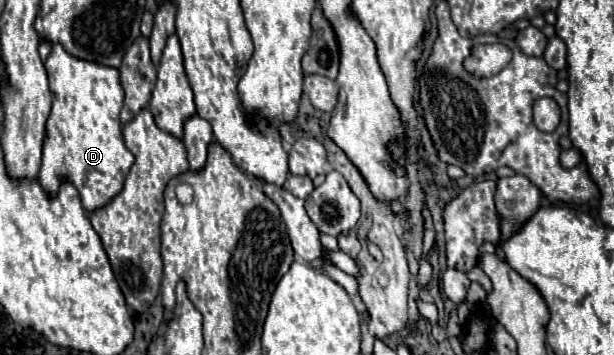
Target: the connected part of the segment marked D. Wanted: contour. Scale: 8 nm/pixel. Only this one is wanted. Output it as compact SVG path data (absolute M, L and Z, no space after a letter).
M61 44L51 48L45 70L53 94L53 108L47 120L39 184L45 188L47 196L57 196L57 188L69 182L79 190L87 212L99 210L121 192L125 176L135 160L121 134L119 112L125 90L119 82L119 70L73 58Z

